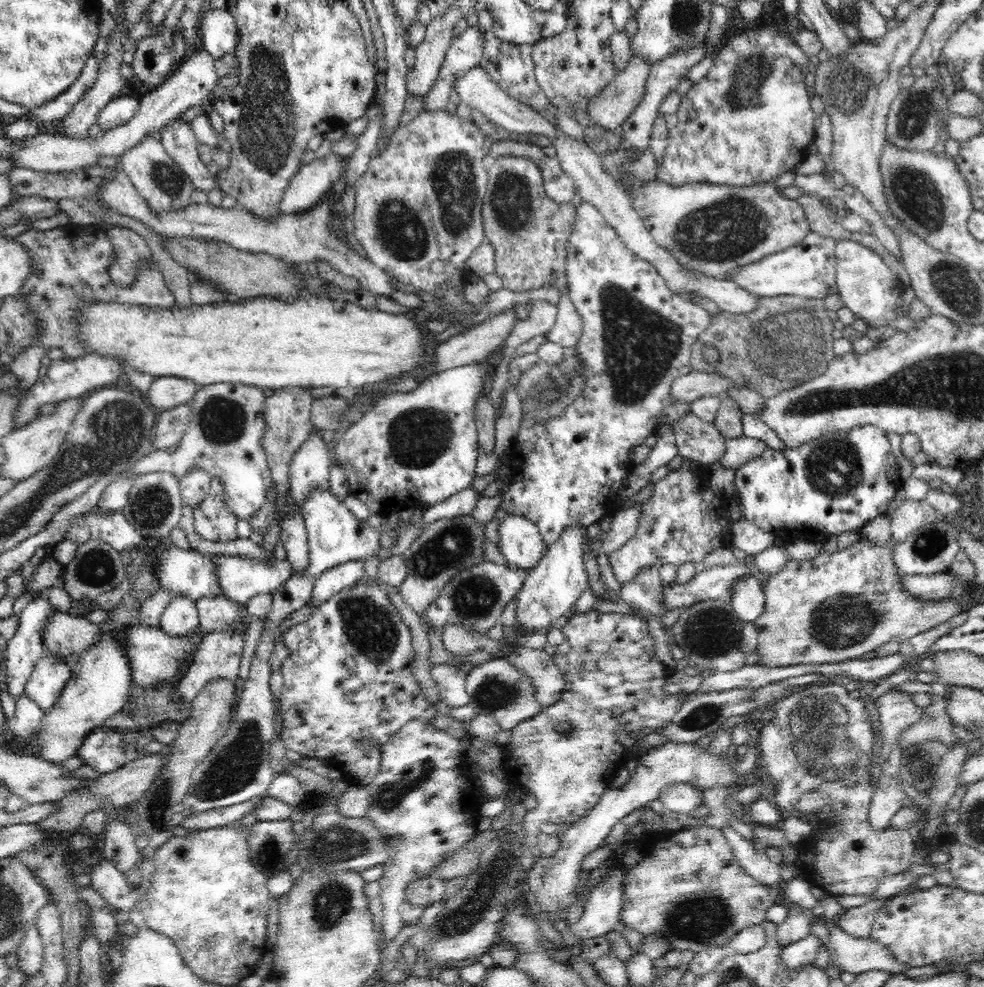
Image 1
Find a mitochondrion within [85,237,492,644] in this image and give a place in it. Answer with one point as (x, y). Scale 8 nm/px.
(417, 436)

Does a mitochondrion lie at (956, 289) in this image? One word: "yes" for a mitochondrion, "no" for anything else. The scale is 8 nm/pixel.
yes

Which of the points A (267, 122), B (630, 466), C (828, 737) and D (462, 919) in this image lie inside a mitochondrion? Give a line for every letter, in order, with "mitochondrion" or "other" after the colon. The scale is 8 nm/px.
A: mitochondrion
B: other
C: mitochondrion
D: mitochondrion

